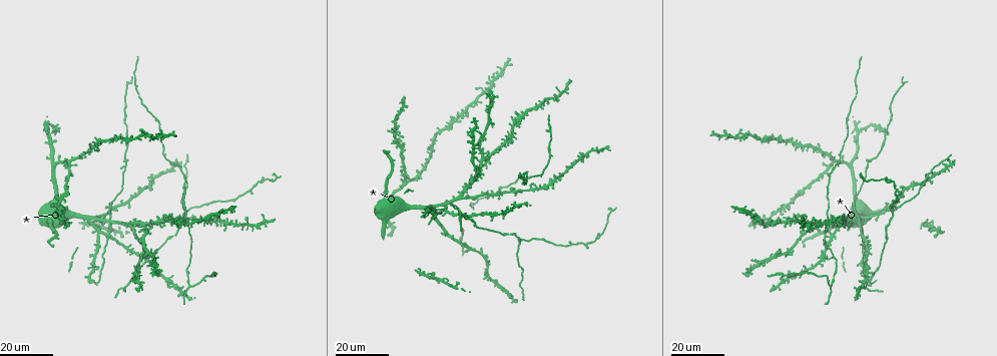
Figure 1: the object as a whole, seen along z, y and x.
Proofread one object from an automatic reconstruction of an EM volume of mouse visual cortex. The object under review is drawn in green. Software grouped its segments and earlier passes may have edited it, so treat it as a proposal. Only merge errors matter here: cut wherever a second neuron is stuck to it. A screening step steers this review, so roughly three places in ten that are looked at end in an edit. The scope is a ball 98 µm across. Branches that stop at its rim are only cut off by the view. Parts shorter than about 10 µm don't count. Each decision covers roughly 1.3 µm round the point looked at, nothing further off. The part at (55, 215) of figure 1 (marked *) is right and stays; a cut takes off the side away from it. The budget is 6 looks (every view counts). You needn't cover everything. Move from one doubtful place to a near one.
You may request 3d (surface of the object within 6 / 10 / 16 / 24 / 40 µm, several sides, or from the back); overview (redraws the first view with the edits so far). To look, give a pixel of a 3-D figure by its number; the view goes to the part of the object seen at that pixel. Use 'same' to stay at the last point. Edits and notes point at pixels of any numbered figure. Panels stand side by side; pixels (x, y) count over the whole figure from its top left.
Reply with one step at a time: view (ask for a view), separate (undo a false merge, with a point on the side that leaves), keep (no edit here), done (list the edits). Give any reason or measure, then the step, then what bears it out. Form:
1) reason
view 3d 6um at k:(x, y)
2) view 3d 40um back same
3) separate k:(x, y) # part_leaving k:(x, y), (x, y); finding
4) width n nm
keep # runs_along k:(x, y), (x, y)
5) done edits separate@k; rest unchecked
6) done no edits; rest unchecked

looks like a crossing
view 3d 16um at 1:(446, 210)

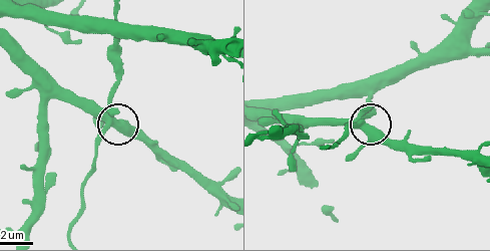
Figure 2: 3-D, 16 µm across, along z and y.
zoom in
view 3d 6um at 2:(365, 128)

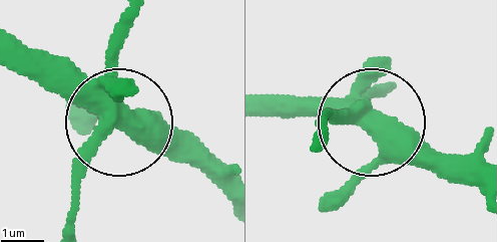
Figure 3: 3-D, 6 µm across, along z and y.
view 3d 6um back at 3:(366, 123)

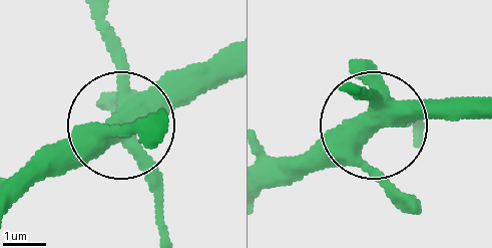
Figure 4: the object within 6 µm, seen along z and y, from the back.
arms 4
keep # all the same neuron

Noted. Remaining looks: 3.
branch point
view 3d 16um at 1:(522, 239)

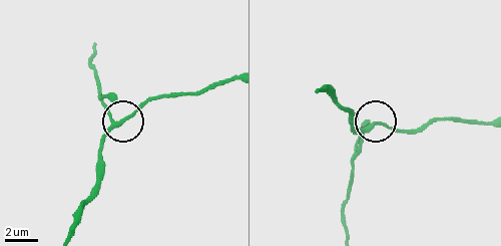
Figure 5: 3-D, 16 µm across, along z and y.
view 3d 10um at 5:(371, 126)

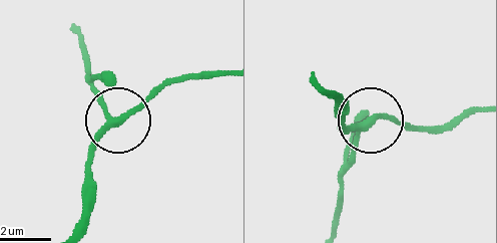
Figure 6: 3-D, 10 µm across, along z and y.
arms 3
keep # runs_along 6:(335, 229), (337, 177), (367, 120), (339, 125); continuous, no second neuron

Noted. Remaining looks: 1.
done no edits; rest unchecked

